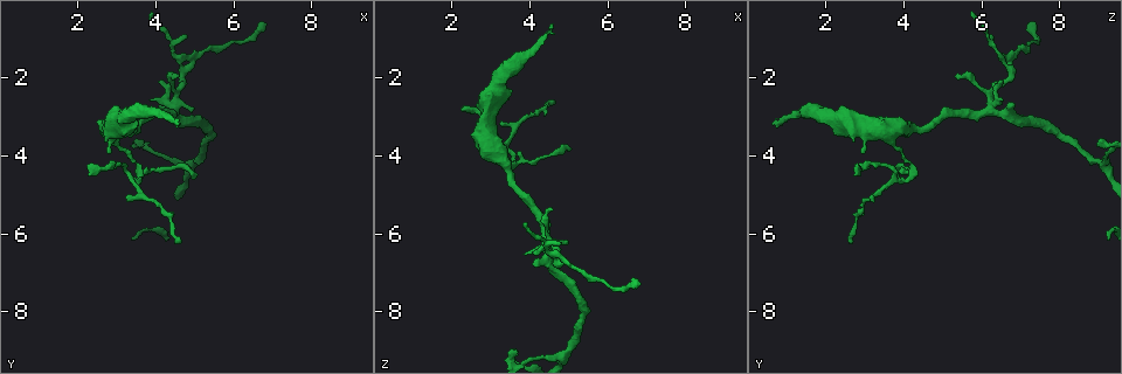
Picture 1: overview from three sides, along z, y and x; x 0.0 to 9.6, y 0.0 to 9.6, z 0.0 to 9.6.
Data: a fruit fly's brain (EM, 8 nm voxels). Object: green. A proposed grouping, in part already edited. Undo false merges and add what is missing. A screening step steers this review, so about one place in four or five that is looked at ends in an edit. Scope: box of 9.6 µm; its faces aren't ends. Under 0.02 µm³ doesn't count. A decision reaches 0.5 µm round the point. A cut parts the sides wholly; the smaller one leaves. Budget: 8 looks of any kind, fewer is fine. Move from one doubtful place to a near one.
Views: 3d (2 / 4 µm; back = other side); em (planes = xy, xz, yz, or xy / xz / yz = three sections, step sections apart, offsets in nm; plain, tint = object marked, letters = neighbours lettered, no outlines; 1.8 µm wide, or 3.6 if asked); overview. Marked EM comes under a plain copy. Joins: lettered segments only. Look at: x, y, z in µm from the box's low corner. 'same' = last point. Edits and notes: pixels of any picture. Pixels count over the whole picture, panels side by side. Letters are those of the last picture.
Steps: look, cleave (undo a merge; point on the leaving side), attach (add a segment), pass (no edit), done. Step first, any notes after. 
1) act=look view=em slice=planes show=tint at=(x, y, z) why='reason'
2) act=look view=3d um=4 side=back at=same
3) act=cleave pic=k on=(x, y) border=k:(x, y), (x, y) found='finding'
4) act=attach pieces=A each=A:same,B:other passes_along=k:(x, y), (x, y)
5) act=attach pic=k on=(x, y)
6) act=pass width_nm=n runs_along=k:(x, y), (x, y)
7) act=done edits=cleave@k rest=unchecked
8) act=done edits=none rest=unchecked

act=look view=em slice=planes show=letters at=(4.55, 6.30, 2.70) why='thin end'

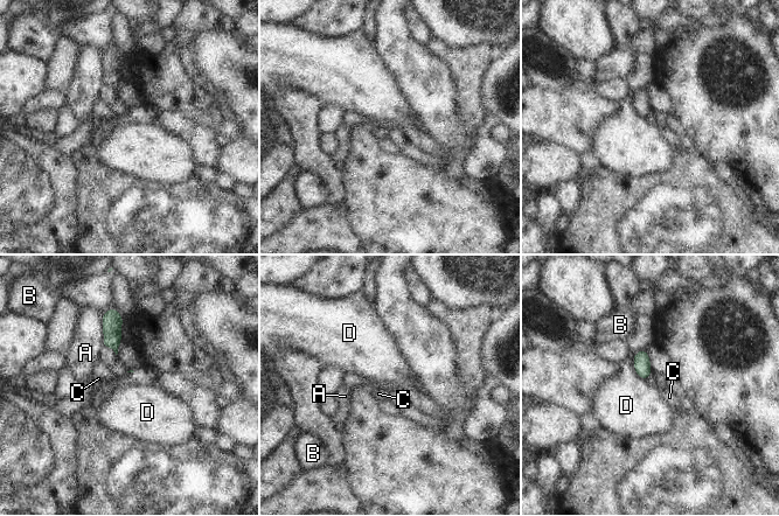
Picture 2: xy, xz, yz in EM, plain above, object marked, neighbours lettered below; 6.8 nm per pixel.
act=pass each=A:other,B:other,C:other,D:other border=2:(632, 356), (634, 371), (646, 379) found='none of them fits'

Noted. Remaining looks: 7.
act=look view=3d um=4 at=(3.60, 4.60, 4.00) why='arms part here'

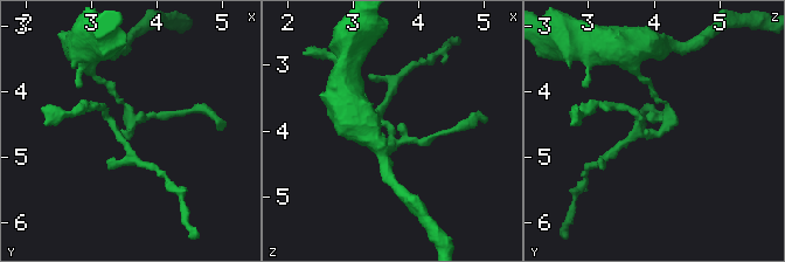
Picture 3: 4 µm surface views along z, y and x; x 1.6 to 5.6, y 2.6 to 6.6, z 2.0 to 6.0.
act=look view=em slice=yz step=8 show=tint at=(3.60, 4.65, 4.00) why='shape alone is not enough'

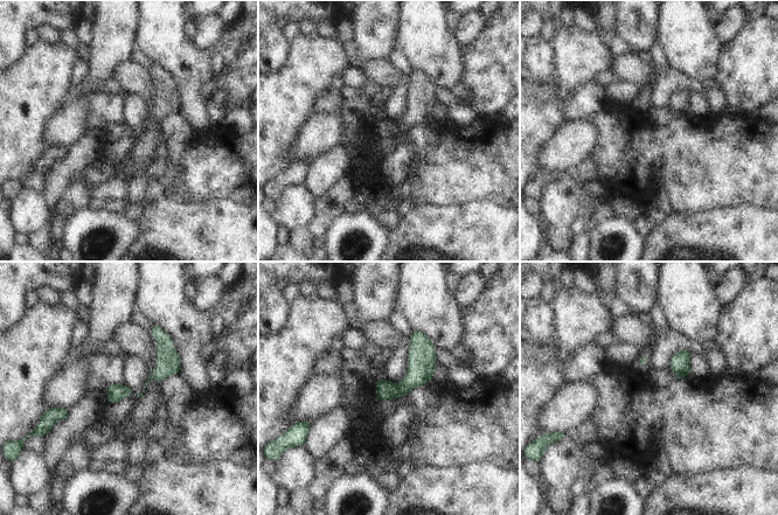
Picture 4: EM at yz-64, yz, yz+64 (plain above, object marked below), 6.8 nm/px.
act=look view=em slice=planes show=letters at=same why='another direction'

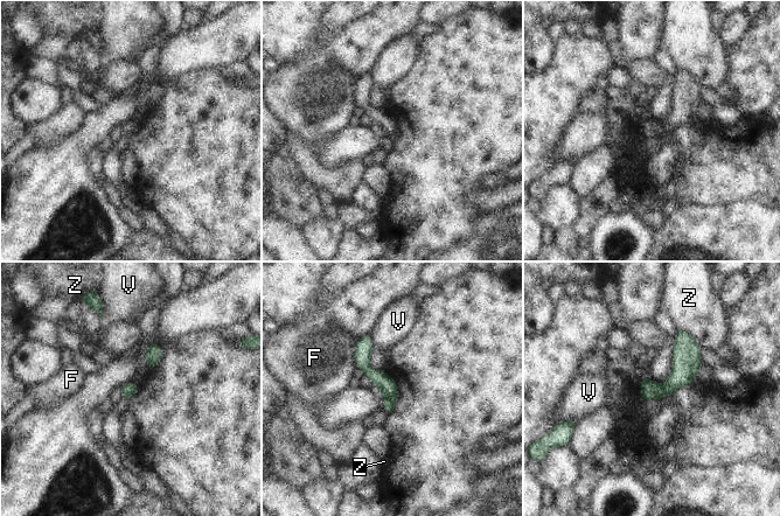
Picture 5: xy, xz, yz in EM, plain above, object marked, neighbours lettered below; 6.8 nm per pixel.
act=cleave pic=5 on=(381, 379) width_nm=110 each=F:other,V:other,Z:other part_leaving=5:(360, 341), (364, 365), (392, 398) found='a second cell is stuck on'

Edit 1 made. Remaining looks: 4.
act=look view=overview why='redraw'

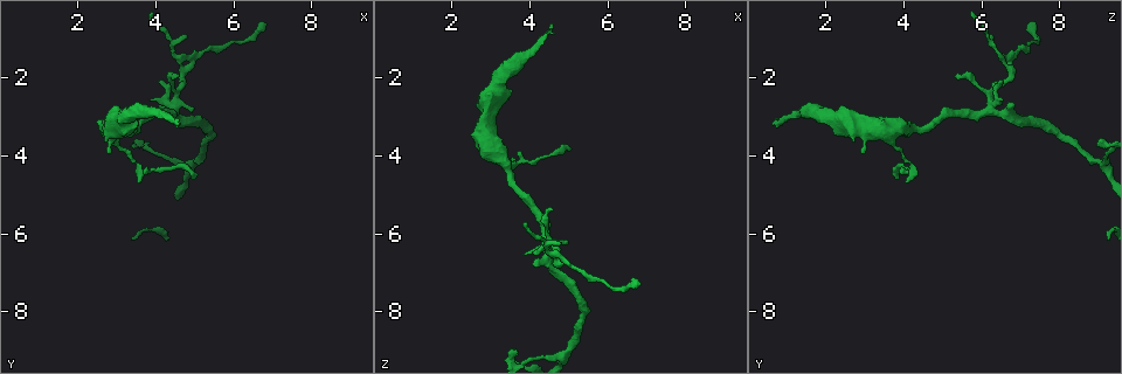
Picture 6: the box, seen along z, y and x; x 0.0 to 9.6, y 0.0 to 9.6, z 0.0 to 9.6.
act=look view=em slice=planes show=letters at=(4.50, 2.90, 6.15) why='branch point'

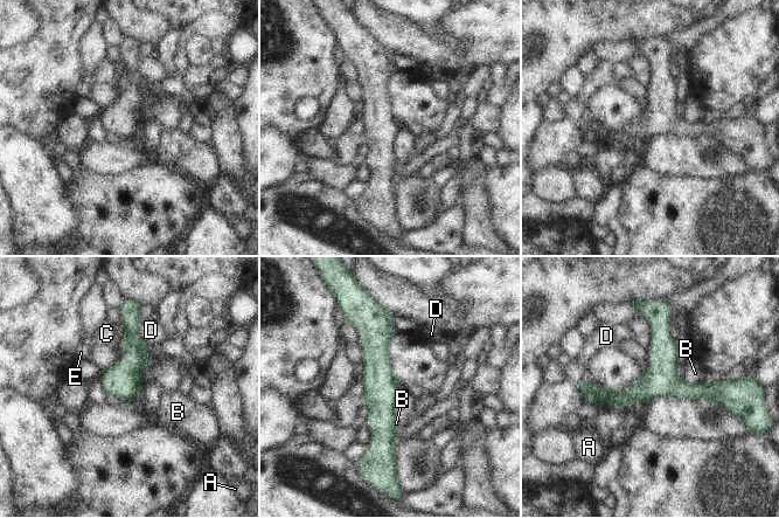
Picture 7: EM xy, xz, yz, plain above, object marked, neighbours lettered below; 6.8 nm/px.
act=pass each=A:other,B:other,C:other,D:other,E:other runs_along=7:(384, 317), (382, 446), (394, 457) found='continuous, no second cell'

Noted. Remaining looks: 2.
act=done edits=cleave@5 rest=unchecked

